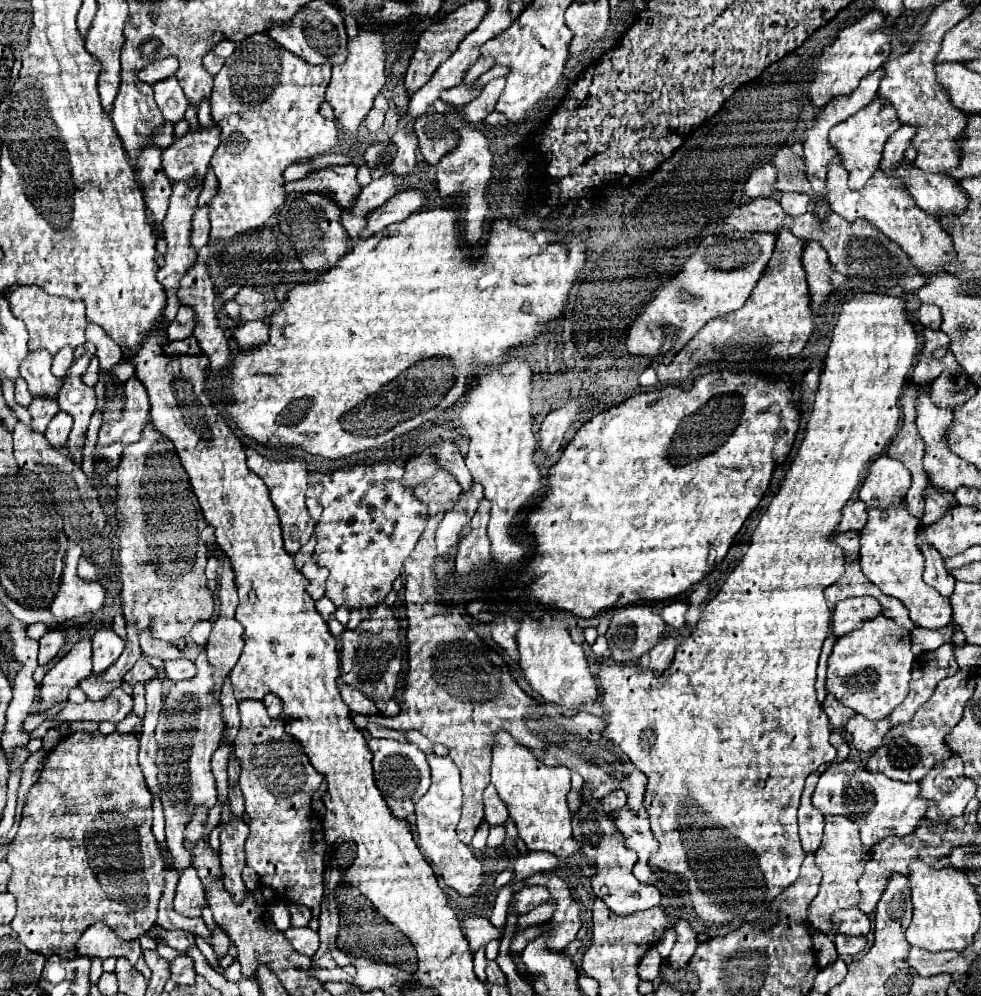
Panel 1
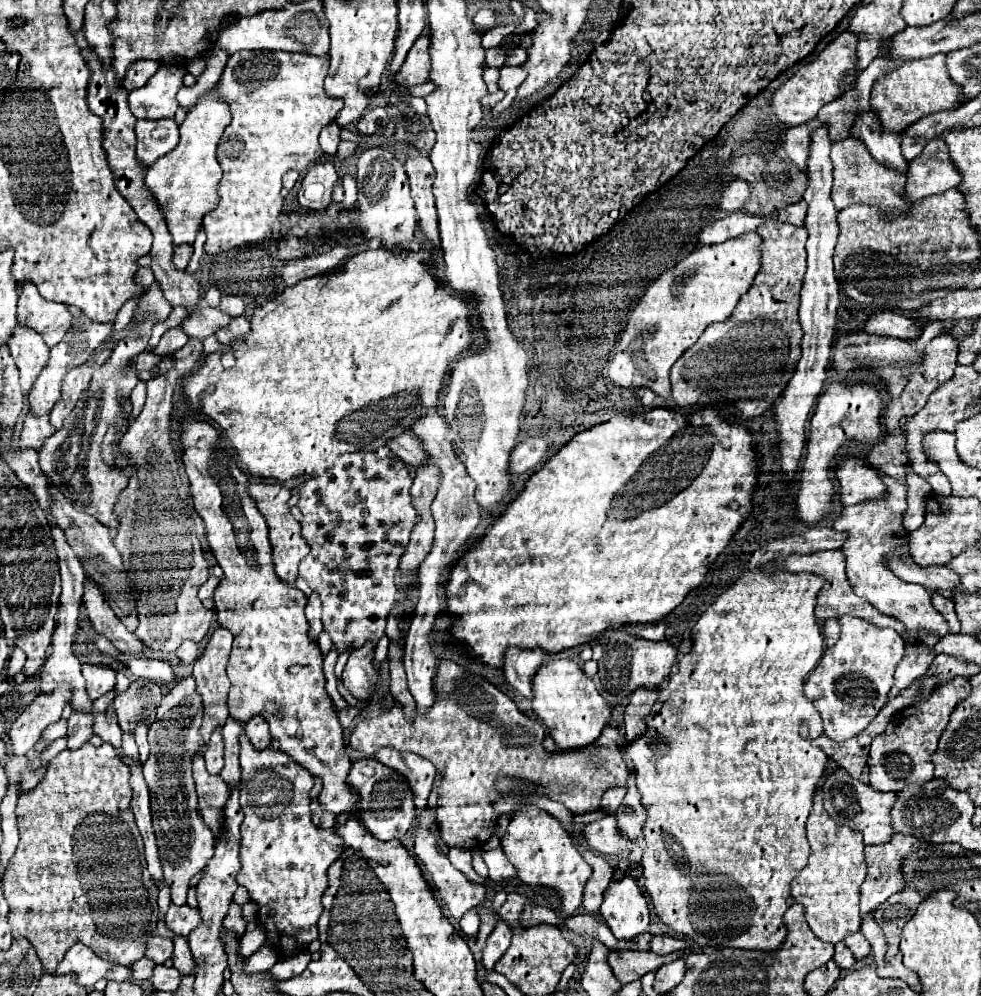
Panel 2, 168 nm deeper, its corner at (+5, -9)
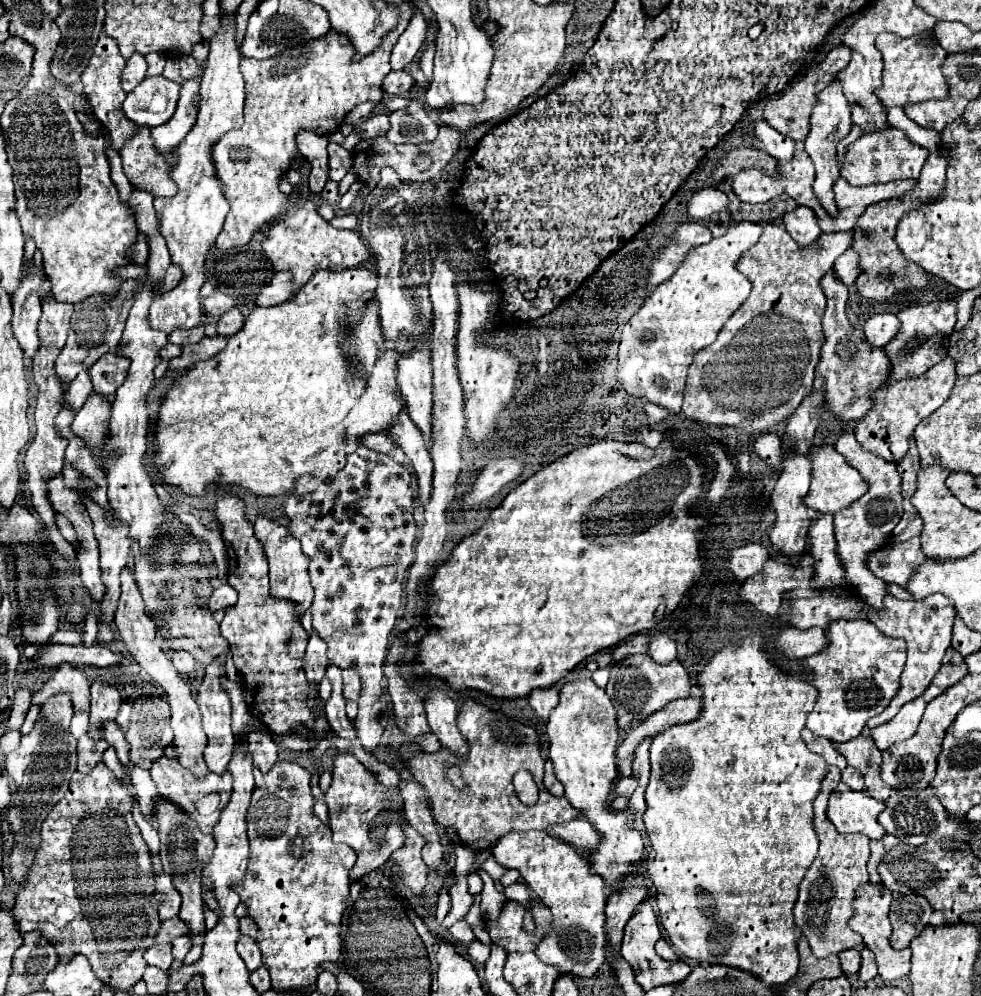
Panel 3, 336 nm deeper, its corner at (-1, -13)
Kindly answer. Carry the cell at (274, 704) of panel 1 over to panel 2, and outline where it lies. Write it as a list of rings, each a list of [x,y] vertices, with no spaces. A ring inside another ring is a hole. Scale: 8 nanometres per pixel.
[[[252,717],[250,721],[246,721],[246,737],[250,739],[250,743],[254,745],[254,749],[266,749],[272,745],[272,737],[268,731],[268,723],[264,717]]]

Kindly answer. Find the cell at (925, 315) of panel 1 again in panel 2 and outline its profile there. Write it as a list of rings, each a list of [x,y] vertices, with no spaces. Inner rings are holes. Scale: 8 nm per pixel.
[[[882,311],[882,313],[872,313],[866,319],[864,331],[870,335],[882,335],[882,337],[898,337],[898,339],[914,339],[918,335],[918,327],[914,327],[914,321],[892,313],[892,311]]]

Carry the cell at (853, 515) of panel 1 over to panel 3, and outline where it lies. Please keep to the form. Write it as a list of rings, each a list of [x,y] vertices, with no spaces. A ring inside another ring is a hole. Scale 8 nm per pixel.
[[[748,543],[738,547],[730,555],[730,571],[738,581],[744,581],[764,569],[764,563],[770,559],[770,553],[760,543]]]

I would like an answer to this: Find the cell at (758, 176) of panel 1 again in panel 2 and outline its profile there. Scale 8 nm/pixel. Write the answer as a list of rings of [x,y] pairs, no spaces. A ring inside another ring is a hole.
[[[730,181],[730,185],[722,193],[718,207],[724,211],[738,211],[742,209],[748,195],[750,195],[750,187],[744,181]]]

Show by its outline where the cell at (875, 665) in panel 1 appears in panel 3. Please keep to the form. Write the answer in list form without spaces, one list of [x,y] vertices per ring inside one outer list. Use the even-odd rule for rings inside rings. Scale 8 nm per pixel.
[[[866,619],[832,621],[826,635],[830,645],[804,661],[804,667],[812,673],[810,679],[818,689],[818,699],[808,713],[806,727],[832,743],[846,743],[858,737],[866,721],[880,715],[896,695],[906,661],[906,647],[902,639],[884,635]]]

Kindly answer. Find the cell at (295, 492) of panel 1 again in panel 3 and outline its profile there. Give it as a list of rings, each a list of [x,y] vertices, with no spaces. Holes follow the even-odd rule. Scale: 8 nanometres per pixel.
[[[258,511],[258,517],[254,521],[254,533],[264,543],[264,553],[266,553],[268,563],[270,563],[270,591],[272,591],[272,595],[278,599],[296,601],[298,613],[302,615],[312,605],[312,599],[314,599],[314,591],[312,591],[310,577],[308,577],[310,557],[302,553],[300,543],[290,535],[288,527],[266,517],[262,511]]]

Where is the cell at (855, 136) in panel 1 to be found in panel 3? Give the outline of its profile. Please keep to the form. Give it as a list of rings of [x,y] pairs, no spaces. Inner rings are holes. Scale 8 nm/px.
[[[880,33],[876,39],[876,47],[880,49],[884,61],[882,87],[880,91],[876,91],[876,95],[884,103],[884,107],[910,107],[930,99],[948,99],[948,83],[940,71],[948,53],[940,47],[940,43],[936,43],[932,33],[906,39],[892,33]]]

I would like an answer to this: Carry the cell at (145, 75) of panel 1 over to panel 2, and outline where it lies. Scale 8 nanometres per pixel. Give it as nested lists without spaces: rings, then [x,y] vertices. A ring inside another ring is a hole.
[[[140,59],[138,63],[132,63],[132,67],[128,67],[128,71],[126,71],[126,75],[124,75],[124,81],[122,81],[122,87],[124,87],[126,91],[138,89],[138,87],[142,87],[156,71],[158,71],[158,63],[156,63],[156,61],[144,61],[144,59]]]

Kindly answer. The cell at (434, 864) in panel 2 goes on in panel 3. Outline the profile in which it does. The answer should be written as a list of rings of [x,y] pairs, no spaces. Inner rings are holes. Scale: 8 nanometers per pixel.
[[[466,919],[456,921],[456,923],[450,927],[450,933],[452,933],[454,941],[456,941],[456,943],[460,943],[460,945],[464,945],[464,947],[468,947],[468,945],[470,945],[470,941],[474,939],[474,933],[472,933],[470,925],[466,923]]]

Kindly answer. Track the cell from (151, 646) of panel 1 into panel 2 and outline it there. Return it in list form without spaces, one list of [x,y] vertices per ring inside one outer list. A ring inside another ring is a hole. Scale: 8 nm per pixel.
[[[86,577],[86,591],[82,595],[82,603],[86,609],[86,617],[92,623],[92,627],[96,629],[96,633],[104,635],[120,651],[134,655],[134,657],[142,657],[144,643],[134,633],[126,631],[126,627],[120,623],[120,619],[110,609],[102,589],[88,577]]]

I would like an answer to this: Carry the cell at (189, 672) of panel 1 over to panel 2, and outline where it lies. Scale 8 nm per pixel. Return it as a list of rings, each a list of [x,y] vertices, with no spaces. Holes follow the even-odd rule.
[[[120,655],[116,659],[124,669],[132,671],[136,677],[146,677],[146,679],[158,679],[166,681],[168,685],[174,685],[174,671],[166,661],[156,661],[156,659],[146,659],[146,657],[132,657],[132,655]]]

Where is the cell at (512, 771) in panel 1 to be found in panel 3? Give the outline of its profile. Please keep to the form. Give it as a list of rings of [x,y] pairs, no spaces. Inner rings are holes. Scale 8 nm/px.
[[[546,831],[528,833],[506,833],[492,849],[496,861],[506,869],[518,869],[520,877],[526,881],[528,889],[538,895],[538,899],[552,911],[552,931],[536,947],[536,955],[550,965],[560,967],[562,975],[590,977],[602,963],[604,955],[604,905],[606,891],[604,879],[594,875],[592,865],[584,861],[574,845],[548,835]]]

